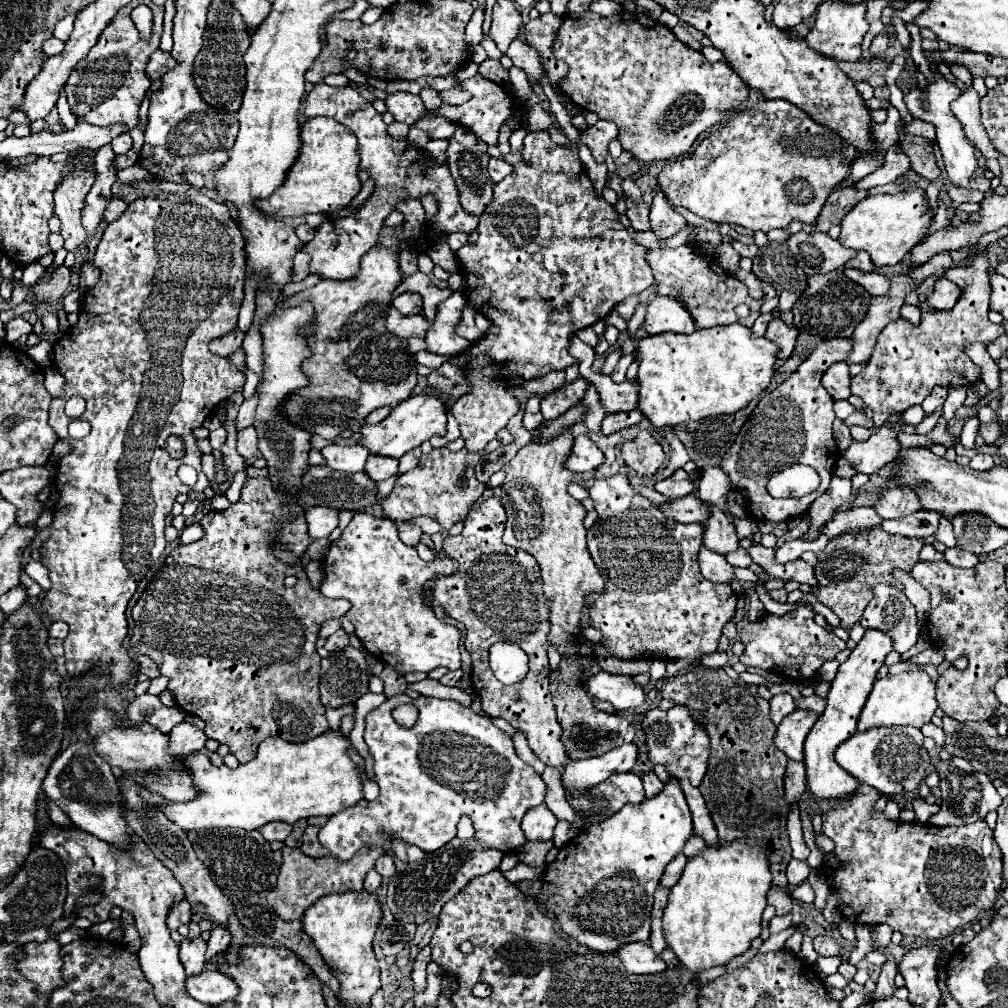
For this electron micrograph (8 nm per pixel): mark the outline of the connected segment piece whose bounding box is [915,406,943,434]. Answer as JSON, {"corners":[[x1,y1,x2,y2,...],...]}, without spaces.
{"corners":[[940,406,937,408,937,412,933,412,933,414,929,414,929,416,925,416,917,426,915,426,915,432,917,434,927,434,927,432,931,432,933,428,935,428,935,424,937,424,937,420,941,416,943,411,943,407]]}

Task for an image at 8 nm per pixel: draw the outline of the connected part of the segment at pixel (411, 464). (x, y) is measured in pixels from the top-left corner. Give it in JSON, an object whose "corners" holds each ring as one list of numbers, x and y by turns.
{"corners":[[413,448,409,454,403,454,399,458,399,472,409,472,413,470,417,464,419,464,419,458,421,458,421,448]]}

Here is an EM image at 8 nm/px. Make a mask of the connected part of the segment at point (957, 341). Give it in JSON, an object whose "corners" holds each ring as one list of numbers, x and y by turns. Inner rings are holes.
{"corners":[[981,252,971,266,967,268,953,268,945,272,945,278,951,280,953,284,961,286,961,298,959,302,951,308,951,310,934,312,921,311,921,320,919,324,911,324,909,320,895,320,891,322,877,338,875,350,871,360,865,364,865,368,861,370,861,374,851,378,851,392,855,396,859,396,865,406,869,406,873,410,873,422,875,424,883,424,885,416,889,412,903,412,905,408,913,406,913,404,921,404,925,400,925,396,935,388,935,386,945,386,945,388,959,388,959,386,975,386,981,380,981,368,977,364,971,362,971,358,965,354,965,348,969,344,981,342,985,346,989,346,993,340,997,340,999,336,1005,334,1005,326,1003,324,993,324,987,314,989,314,989,276,987,276,987,254]]}

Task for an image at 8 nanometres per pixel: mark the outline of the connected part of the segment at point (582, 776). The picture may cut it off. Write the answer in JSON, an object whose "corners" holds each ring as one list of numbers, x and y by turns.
{"corners":[[625,744,621,748,615,748,603,756,587,758,569,762,563,772,563,788,565,792,587,792,591,786,605,782,613,774,631,772,637,760,637,746]]}

